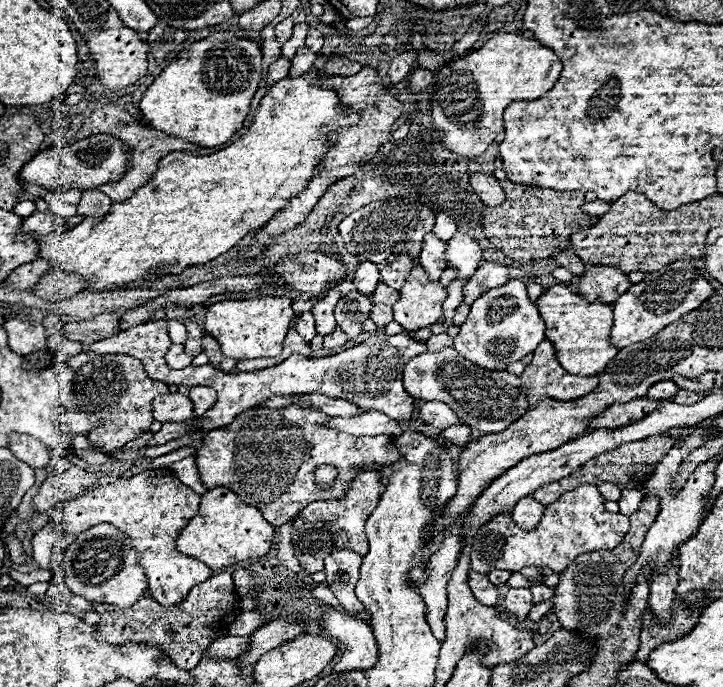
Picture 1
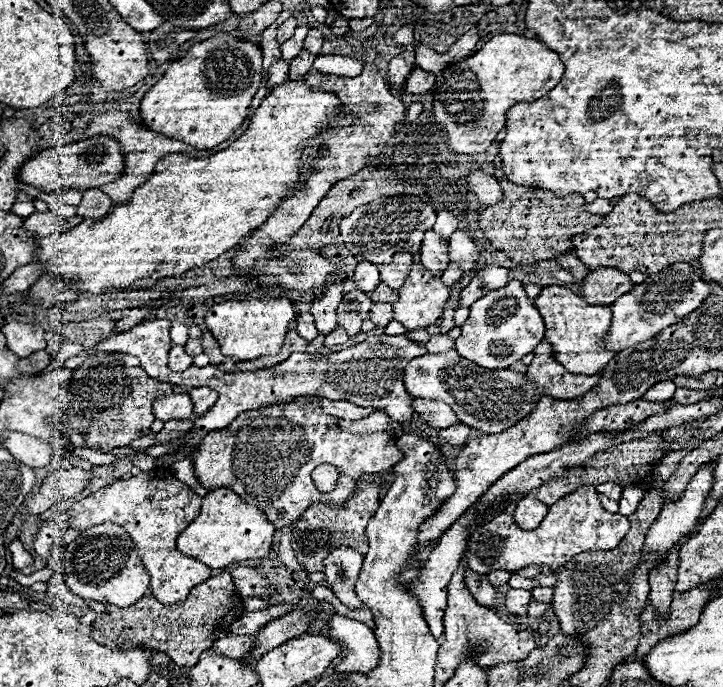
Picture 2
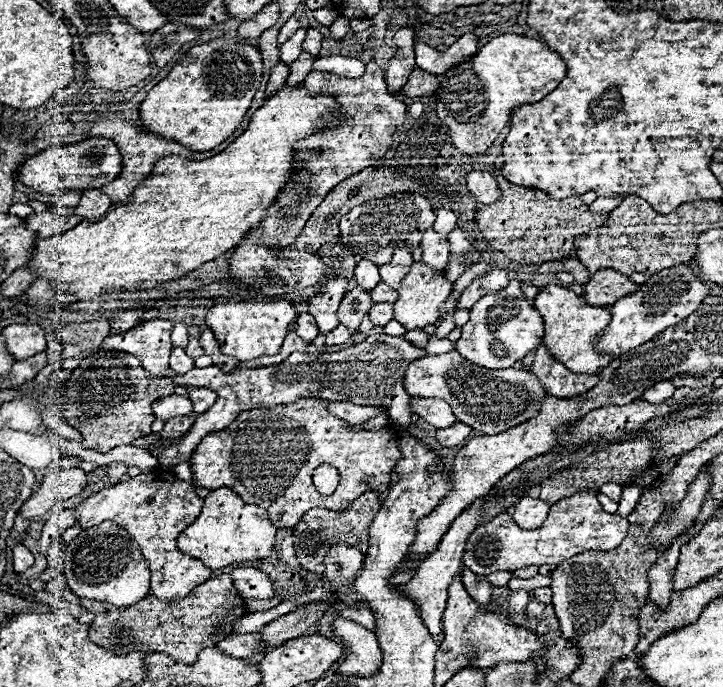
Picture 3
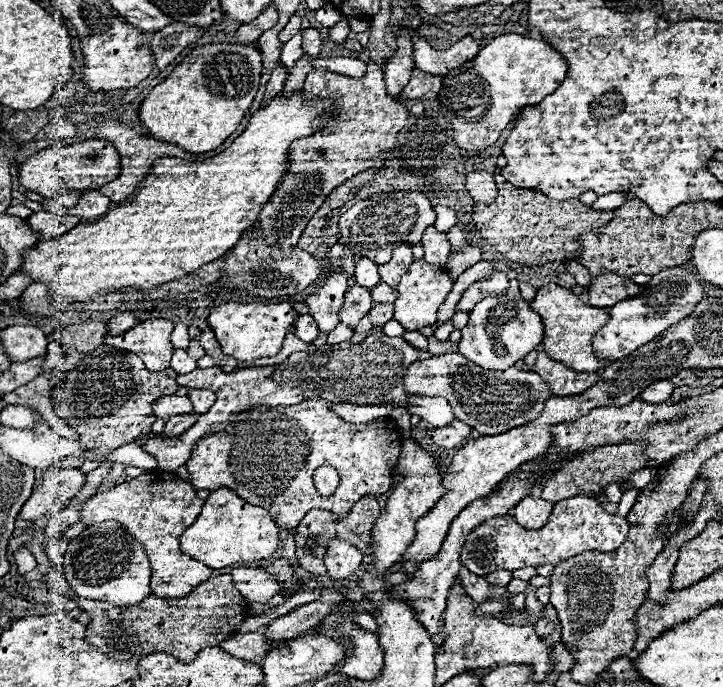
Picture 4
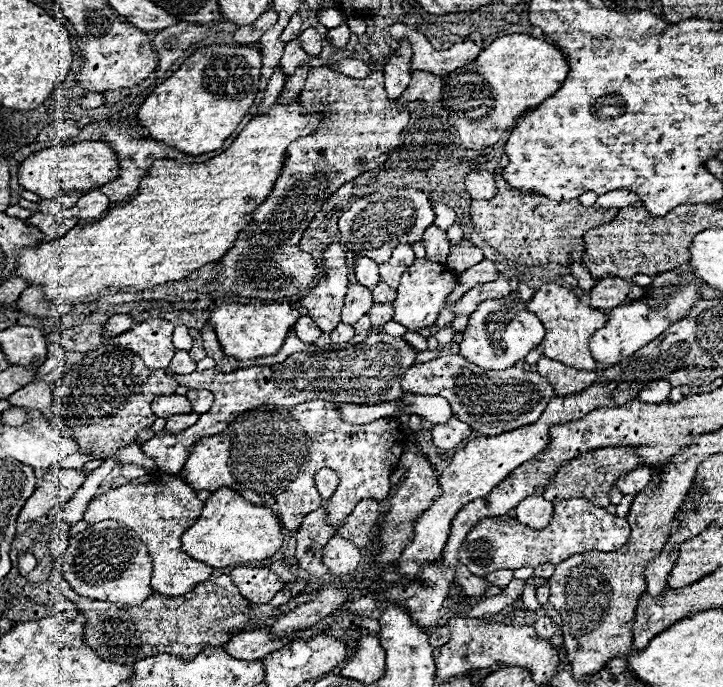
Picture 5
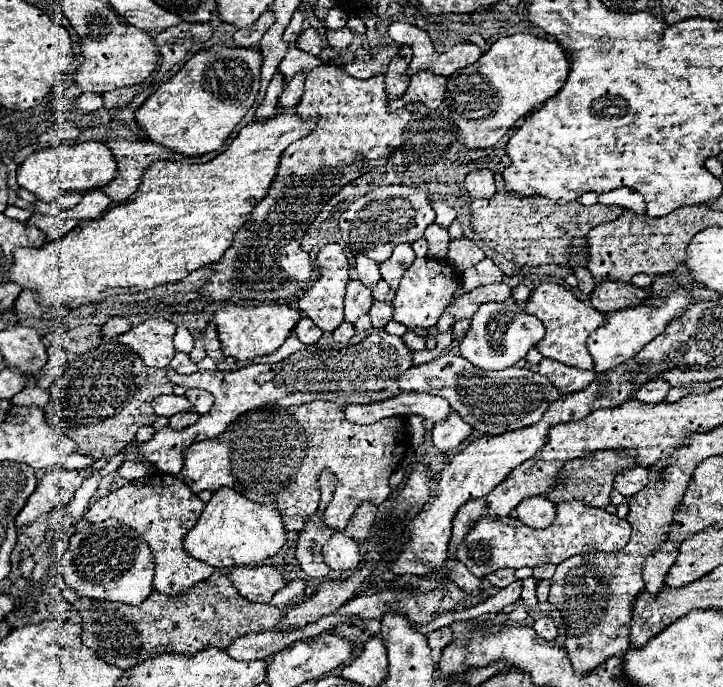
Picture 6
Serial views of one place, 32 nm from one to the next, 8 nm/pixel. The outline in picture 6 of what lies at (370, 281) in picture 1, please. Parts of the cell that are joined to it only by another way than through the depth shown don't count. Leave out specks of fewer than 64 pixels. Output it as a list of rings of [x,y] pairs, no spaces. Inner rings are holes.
[[[356,256],[356,264],[354,264],[356,272],[358,272],[358,280],[372,288],[376,286],[376,282],[380,280],[380,272],[378,272],[378,264],[374,260],[370,260],[368,256]]]

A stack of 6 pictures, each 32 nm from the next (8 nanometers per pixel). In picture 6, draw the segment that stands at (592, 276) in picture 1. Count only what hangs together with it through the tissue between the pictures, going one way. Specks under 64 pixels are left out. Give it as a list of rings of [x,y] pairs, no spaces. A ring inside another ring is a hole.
[[[602,282],[590,296],[590,302],[596,310],[608,314],[620,308],[630,308],[636,304],[644,304],[648,294],[642,288],[624,282]]]

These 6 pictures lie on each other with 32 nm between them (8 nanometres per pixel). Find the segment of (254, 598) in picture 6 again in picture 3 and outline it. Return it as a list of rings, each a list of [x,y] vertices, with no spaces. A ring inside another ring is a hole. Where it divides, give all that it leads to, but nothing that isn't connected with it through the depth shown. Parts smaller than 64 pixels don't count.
[[[234,568],[232,580],[246,600],[270,600],[276,596],[274,582],[258,568]]]

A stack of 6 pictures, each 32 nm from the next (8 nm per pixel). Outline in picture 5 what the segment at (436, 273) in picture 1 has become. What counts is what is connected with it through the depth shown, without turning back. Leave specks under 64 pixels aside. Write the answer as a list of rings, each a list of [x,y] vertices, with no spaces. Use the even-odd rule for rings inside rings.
[[[434,224],[424,232],[424,244],[426,244],[426,258],[432,262],[446,262],[450,240],[442,228],[436,228]]]

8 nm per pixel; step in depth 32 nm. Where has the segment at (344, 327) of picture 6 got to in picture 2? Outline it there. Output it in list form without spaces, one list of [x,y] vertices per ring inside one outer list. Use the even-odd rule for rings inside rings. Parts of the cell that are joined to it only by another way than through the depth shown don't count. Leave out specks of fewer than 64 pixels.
[[[336,328],[336,330],[332,330],[330,334],[326,334],[326,342],[324,342],[324,346],[340,346],[340,344],[344,344],[344,342],[348,342],[348,332],[344,332],[344,328]]]

